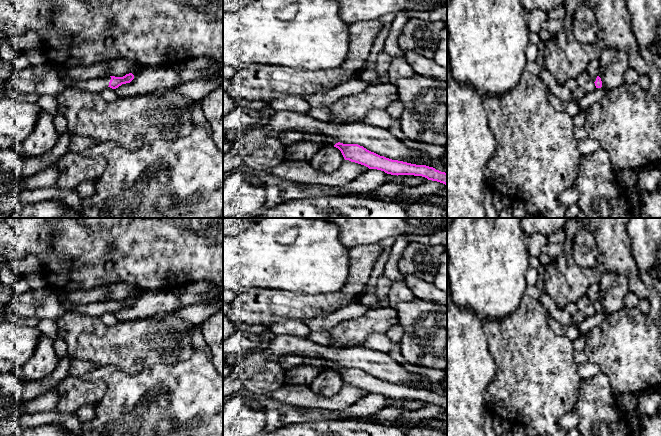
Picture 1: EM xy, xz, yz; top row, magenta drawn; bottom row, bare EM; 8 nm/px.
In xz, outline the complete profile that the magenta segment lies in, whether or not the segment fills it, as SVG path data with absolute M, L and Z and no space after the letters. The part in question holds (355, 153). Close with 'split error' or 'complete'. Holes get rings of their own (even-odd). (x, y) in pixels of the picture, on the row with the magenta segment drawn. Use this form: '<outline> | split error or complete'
M330 141L326 146L338 148L344 159L368 167L377 169L391 175L422 176L428 180L437 181L447 185L447 173L436 170L426 165L416 165L403 161L392 160L371 152L358 144L343 144Z | split error

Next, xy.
M129 73L123 77L109 76L78 81L72 87L81 88L93 93L100 93L106 87L116 89L122 84L130 83L133 79L134 75L132 73Z | split error

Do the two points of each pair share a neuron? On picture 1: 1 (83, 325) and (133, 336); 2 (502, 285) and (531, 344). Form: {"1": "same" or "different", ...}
{"1": "same", "2": "different"}

